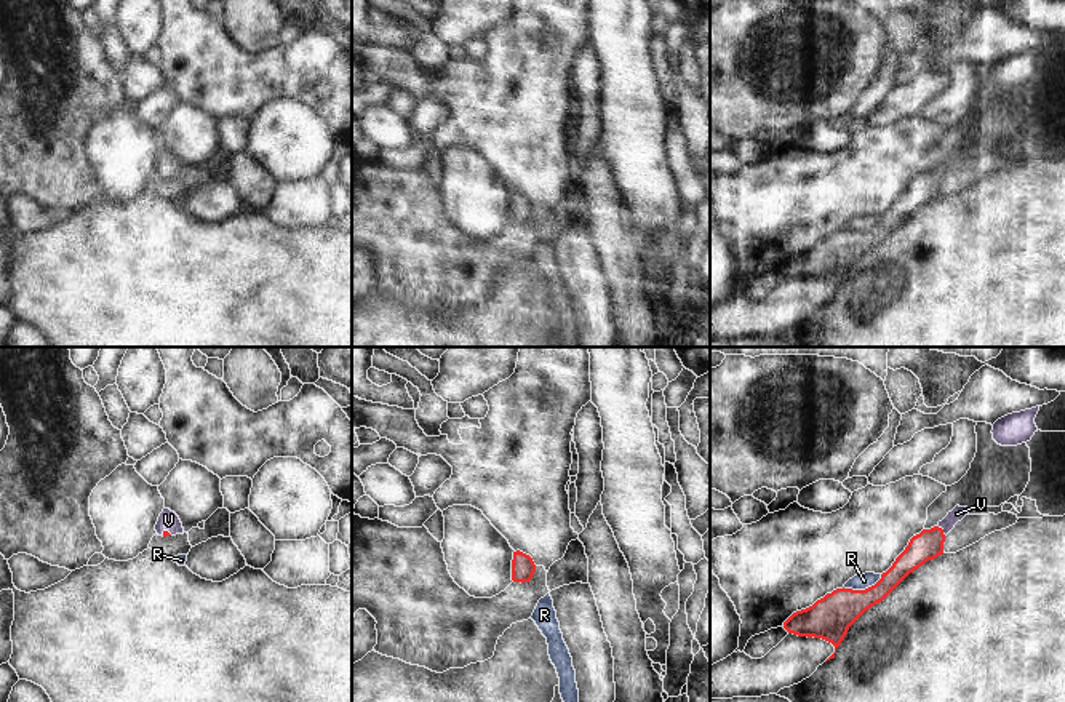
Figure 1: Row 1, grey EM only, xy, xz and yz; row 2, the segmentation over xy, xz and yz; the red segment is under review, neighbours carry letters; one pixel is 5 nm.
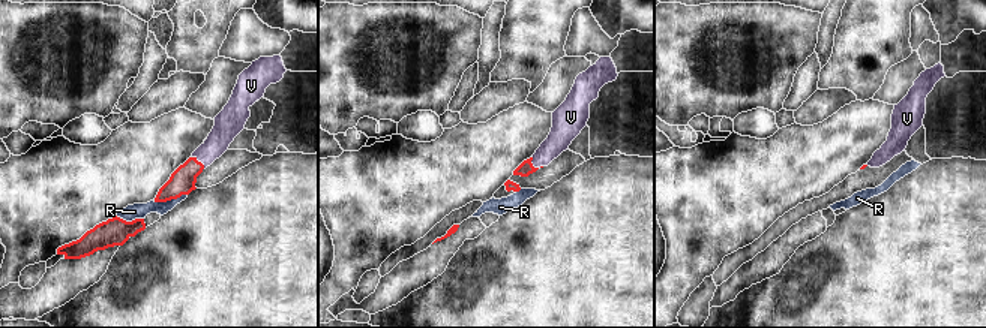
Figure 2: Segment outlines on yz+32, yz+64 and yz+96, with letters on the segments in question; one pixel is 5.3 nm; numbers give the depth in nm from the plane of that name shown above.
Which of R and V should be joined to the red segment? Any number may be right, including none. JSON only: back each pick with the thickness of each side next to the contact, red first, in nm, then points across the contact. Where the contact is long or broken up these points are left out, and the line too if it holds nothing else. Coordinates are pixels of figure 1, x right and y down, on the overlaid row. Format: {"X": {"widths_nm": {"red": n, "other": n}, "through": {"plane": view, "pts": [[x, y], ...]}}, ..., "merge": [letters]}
{"V": {"widths_nm": {"red": 150, "other": 70}, "through": {"plane": "yz", "pts": [[928, 544], [942, 530], [957, 514]]}}, "merge": ["V"]}

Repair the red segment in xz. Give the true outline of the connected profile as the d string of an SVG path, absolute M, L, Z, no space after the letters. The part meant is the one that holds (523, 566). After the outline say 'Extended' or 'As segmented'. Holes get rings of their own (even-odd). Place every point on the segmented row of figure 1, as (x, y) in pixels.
M520 550L513 552L512 560L512 580L513 582L529 582L536 572L536 564L532 558Z. As segmented

